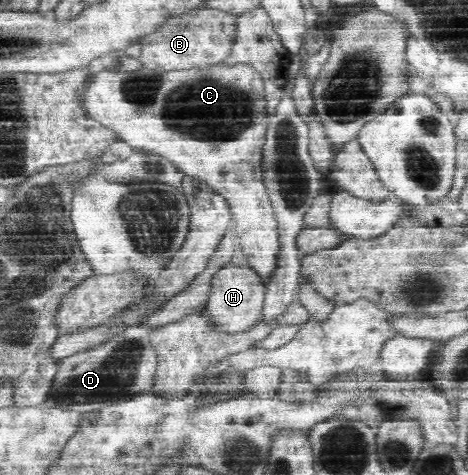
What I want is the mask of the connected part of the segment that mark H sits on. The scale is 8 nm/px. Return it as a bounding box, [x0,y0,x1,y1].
[206,259,266,331]

